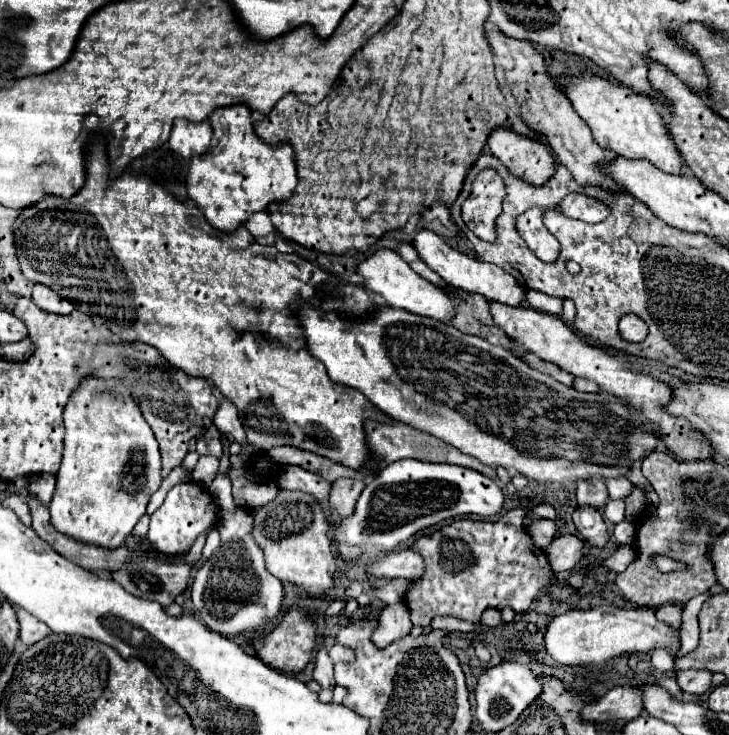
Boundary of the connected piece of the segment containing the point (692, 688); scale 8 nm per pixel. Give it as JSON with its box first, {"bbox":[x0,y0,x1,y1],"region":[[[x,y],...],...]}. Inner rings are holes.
{"bbox":[675,670,711,694],"region":[[[675,670],[679,688],[687,694],[705,694],[711,690],[711,674],[701,670]]]}

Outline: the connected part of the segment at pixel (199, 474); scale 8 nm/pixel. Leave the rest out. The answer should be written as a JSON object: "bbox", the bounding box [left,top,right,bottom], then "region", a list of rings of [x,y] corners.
{"bbox":[193,454,219,488],"region":[[[211,454],[201,456],[199,462],[197,462],[197,466],[193,468],[193,482],[209,488],[211,482],[213,482],[213,478],[217,476],[217,472],[219,472],[219,458],[215,458]]]}

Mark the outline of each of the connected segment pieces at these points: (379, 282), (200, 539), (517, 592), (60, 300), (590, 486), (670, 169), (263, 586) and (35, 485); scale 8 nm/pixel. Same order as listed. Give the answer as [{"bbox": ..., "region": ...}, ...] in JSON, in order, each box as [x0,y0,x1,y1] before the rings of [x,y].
[{"bbox":[357,250,455,324],"region":[[[377,250],[371,258],[367,258],[365,262],[359,264],[357,272],[365,278],[365,286],[369,290],[373,290],[375,294],[379,294],[381,298],[385,298],[385,302],[391,308],[401,308],[407,310],[411,314],[419,314],[419,316],[427,316],[445,324],[451,324],[451,320],[455,318],[455,304],[453,300],[435,284],[427,282],[425,278],[421,278],[419,274],[415,274],[411,270],[411,266],[393,250]]]},{"bbox":[183,528,211,562],"region":[[[211,528],[205,530],[201,536],[197,536],[197,542],[195,542],[193,548],[189,550],[189,554],[183,556],[185,562],[199,562],[199,558],[201,558],[201,550],[203,550],[203,546],[205,546],[205,540],[207,540],[207,534],[209,534],[209,532],[211,532]]]},{"bbox":[405,510,553,628],"region":[[[511,510],[499,522],[475,522],[475,520],[455,520],[451,524],[441,526],[431,534],[419,536],[413,546],[413,552],[421,554],[425,560],[425,576],[419,576],[411,582],[405,604],[411,612],[413,626],[425,628],[435,616],[455,616],[469,622],[479,622],[481,614],[487,608],[503,608],[511,606],[517,614],[527,612],[535,600],[535,596],[547,588],[553,580],[553,570],[547,562],[547,556],[541,548],[537,548],[523,526],[523,510]]]},{"bbox":[33,284,75,314],"region":[[[43,284],[33,286],[33,302],[45,312],[53,312],[53,314],[69,314],[75,308],[73,304],[69,304],[69,300],[65,300],[63,296],[59,296],[57,292],[53,292]]]},{"bbox":[577,478,609,508],"region":[[[589,478],[589,480],[579,480],[577,484],[577,502],[579,506],[595,506],[601,508],[609,500],[607,486],[603,478]]]},{"bbox":[565,74,685,174],"region":[[[593,74],[567,78],[565,94],[571,100],[575,112],[591,128],[593,138],[601,148],[613,150],[615,154],[629,160],[649,160],[655,168],[667,174],[683,174],[685,160],[673,144],[673,138],[665,126],[665,120],[657,112],[657,106],[649,98]]]},{"bbox":[191,508,283,634],"region":[[[235,508],[233,512],[221,510],[219,514],[219,534],[221,534],[221,546],[213,552],[213,556],[199,568],[193,586],[191,586],[191,600],[197,610],[197,616],[219,634],[243,634],[253,632],[265,626],[271,620],[277,620],[283,614],[283,584],[265,568],[263,550],[253,540],[253,518],[255,508]]]},{"bbox":[29,474,55,504],"region":[[[39,474],[31,480],[29,490],[43,502],[49,504],[53,498],[53,490],[55,490],[55,474]]]}]

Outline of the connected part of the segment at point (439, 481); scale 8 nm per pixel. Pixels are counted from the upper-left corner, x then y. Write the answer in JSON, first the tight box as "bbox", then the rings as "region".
{"bbox":[335,460,505,560],"region":[[[397,460],[381,468],[371,480],[349,520],[341,520],[335,530],[341,560],[351,560],[359,554],[379,556],[393,552],[399,544],[407,542],[415,532],[439,524],[459,514],[495,516],[503,510],[505,494],[499,484],[471,468],[453,464],[431,464],[419,460]]]}

